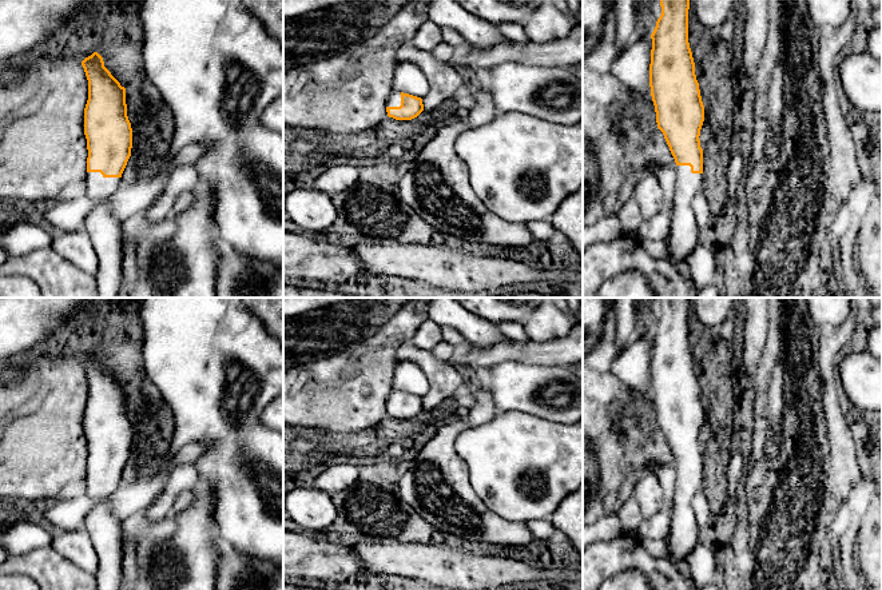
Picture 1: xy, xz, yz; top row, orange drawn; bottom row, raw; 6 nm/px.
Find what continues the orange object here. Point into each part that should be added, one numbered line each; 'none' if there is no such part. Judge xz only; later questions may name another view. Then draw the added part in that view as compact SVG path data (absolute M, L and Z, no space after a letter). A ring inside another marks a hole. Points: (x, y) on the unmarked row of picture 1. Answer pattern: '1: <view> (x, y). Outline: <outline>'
1: xz (394, 398). Outline: M392 391L388 400L386 406L400 406L401 404L401 391Z

